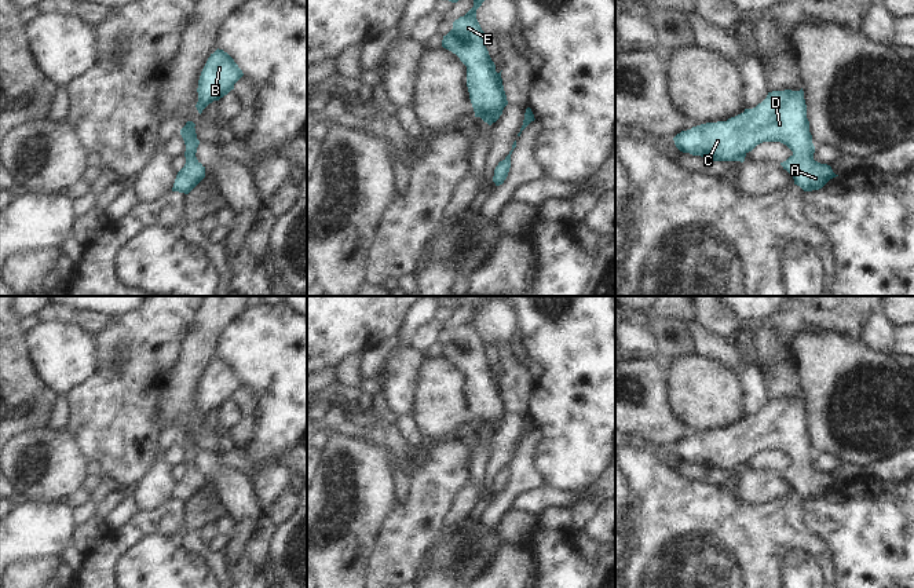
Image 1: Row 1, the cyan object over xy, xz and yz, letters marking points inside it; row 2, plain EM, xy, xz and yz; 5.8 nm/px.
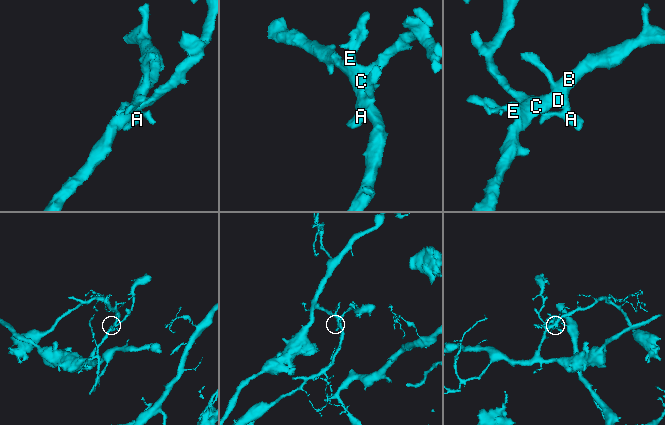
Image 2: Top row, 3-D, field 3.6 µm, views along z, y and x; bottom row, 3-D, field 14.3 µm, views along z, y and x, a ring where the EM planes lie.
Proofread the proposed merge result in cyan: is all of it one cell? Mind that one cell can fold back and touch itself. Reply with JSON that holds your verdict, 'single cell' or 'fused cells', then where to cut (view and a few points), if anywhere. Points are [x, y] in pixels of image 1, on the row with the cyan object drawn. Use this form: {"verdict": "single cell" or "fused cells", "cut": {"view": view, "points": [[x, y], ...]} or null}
{"verdict": "single cell", "cut": null}

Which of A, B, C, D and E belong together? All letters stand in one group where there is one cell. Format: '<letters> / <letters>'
A B C D E

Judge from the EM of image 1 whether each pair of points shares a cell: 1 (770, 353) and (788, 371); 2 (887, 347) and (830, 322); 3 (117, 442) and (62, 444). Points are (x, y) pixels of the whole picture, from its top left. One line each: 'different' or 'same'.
1: same
2: different
3: different

